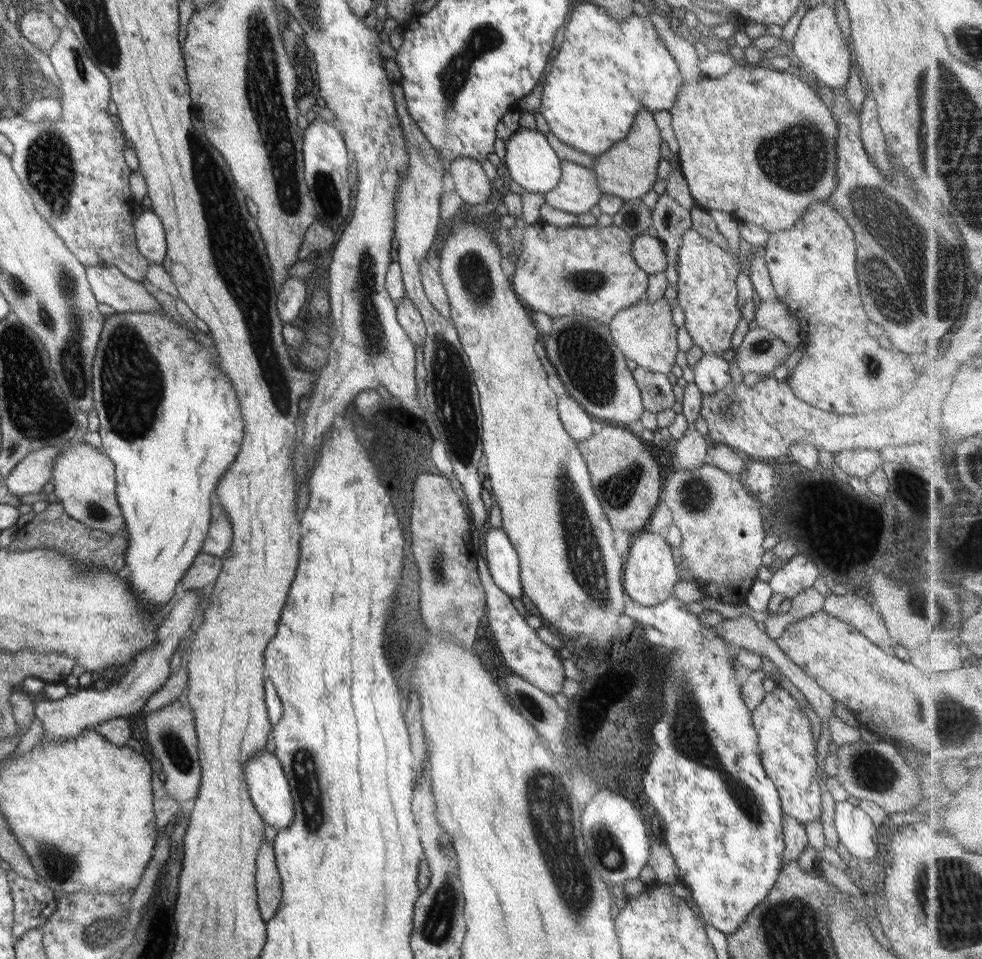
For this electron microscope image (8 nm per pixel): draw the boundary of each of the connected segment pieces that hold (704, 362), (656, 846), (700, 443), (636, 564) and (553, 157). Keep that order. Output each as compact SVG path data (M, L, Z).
M704 354L693 368L694 383L703 395L714 395L732 383L728 359Z
M660 834L650 837L650 844L648 865L654 870L656 879L662 884L676 884L680 880L680 871L678 871L670 848Z
M690 425L684 432L683 438L678 440L678 446L675 449L680 468L694 470L704 465L708 449L710 449L708 442L698 433L695 425Z
M639 532L633 536L623 565L623 585L628 596L642 606L662 604L674 594L676 582L681 580L670 545L659 534Z
M520 129L506 142L507 150L504 168L512 180L532 194L546 194L558 186L561 179L561 160L548 144L544 134L537 130Z

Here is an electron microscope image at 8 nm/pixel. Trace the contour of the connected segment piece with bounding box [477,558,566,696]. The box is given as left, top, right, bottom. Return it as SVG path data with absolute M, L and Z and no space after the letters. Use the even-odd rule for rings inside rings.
M478 558L477 573L485 590L488 606L488 624L494 630L494 638L500 648L499 651L504 656L505 664L514 674L521 676L546 694L553 696L561 692L566 676L564 675L562 658L559 653L546 645L546 643L543 643L539 639L536 630L525 626L525 618L512 605L512 598L498 588L489 573L489 568L488 565L486 566L484 558Z

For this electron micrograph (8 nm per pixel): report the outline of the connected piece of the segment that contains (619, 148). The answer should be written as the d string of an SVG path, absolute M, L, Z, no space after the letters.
M641 108L636 120L624 140L618 141L604 154L597 156L596 165L592 167L598 188L606 195L614 195L625 201L642 198L652 190L657 179L660 159L660 130L656 126L653 114Z

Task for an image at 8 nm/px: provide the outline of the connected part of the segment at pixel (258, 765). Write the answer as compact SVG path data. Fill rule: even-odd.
M263 750L261 754L247 762L245 775L251 799L262 820L277 831L288 828L295 817L294 799L288 779L276 755Z

